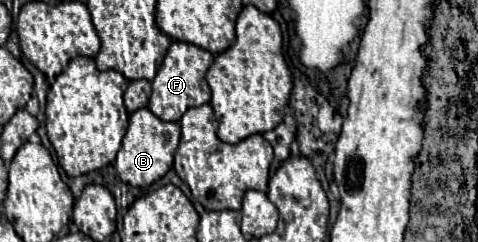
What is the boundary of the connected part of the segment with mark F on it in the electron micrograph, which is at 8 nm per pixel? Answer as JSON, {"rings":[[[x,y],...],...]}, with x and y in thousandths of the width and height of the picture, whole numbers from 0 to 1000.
{"rings":[[[362,169],[320,343],[320,384],[312,401],[312,450],[341,500],[374,500],[379,475],[395,442],[412,442],[425,426],[437,426],[441,376],[429,335],[429,302],[446,260],[446,227],[412,186],[383,178],[383,169]]]}

